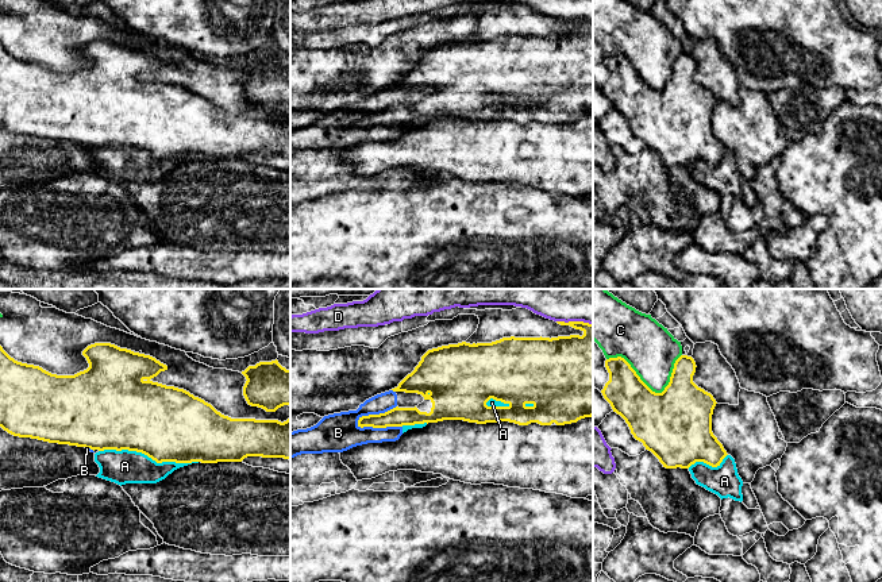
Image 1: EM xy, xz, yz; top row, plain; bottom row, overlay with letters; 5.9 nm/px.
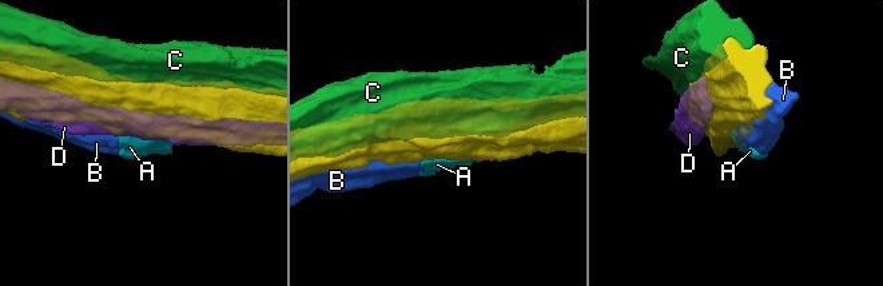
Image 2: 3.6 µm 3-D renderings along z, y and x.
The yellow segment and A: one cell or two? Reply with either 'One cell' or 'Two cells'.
Two cells

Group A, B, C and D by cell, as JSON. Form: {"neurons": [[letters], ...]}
{"neurons": [["A", "B"], ["C"], ["D"]]}

